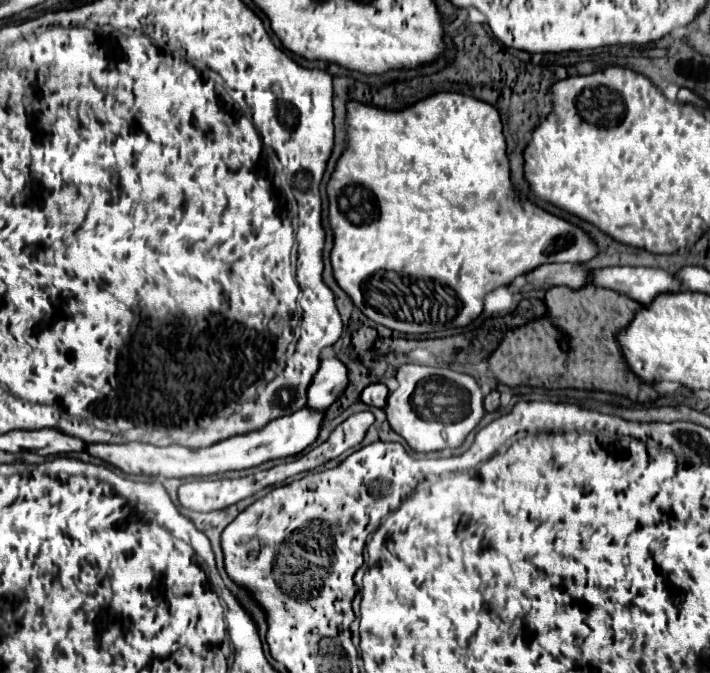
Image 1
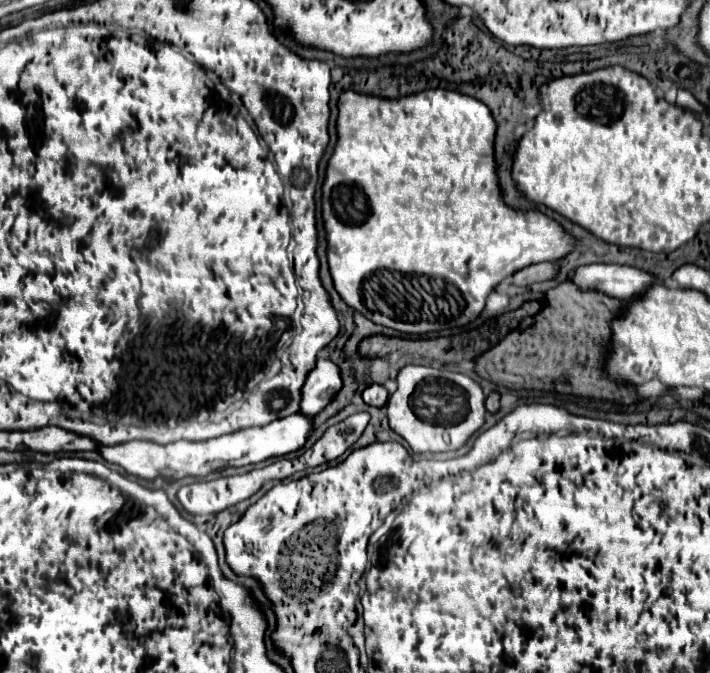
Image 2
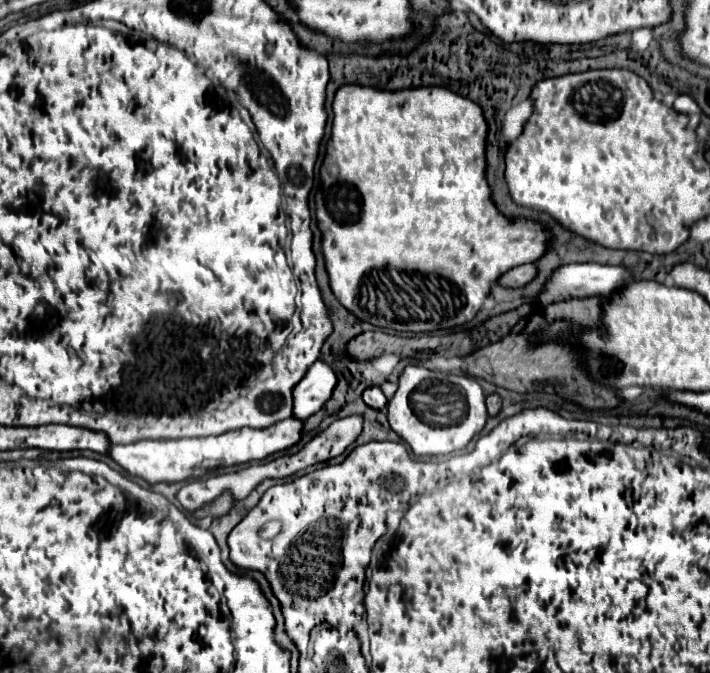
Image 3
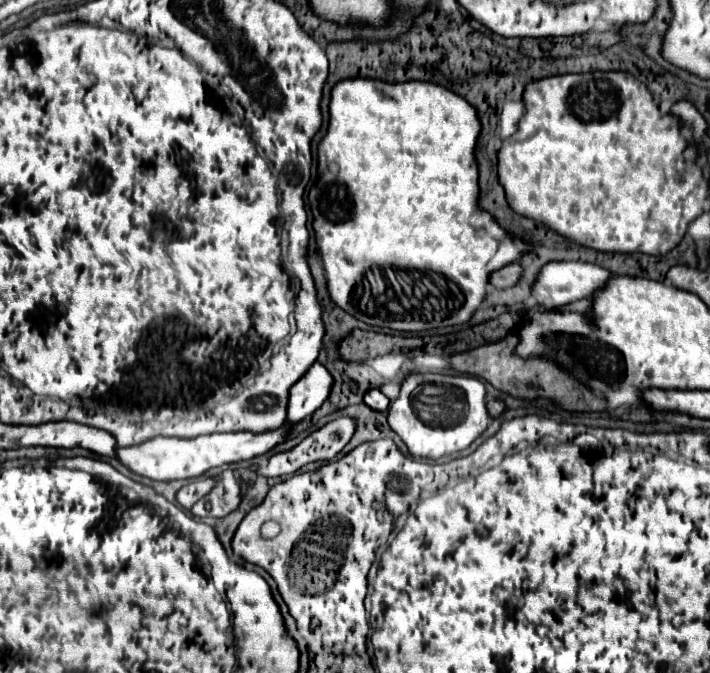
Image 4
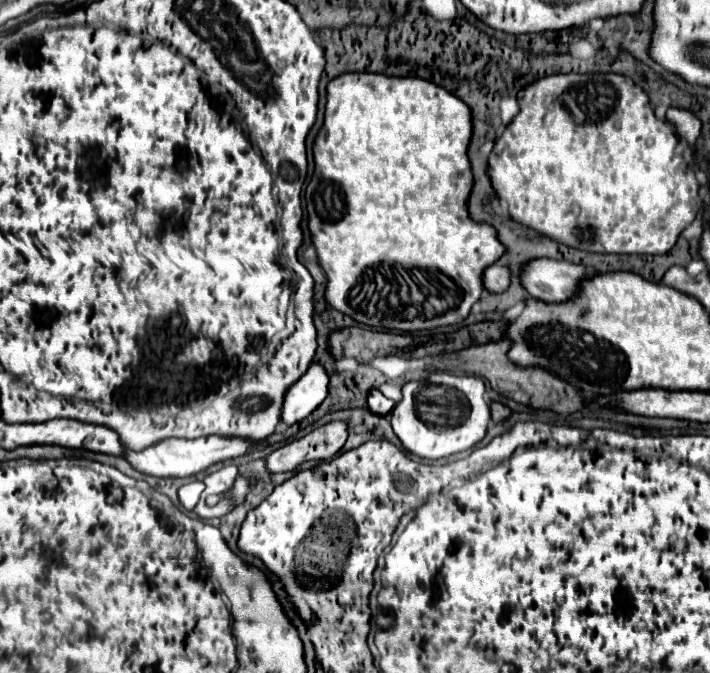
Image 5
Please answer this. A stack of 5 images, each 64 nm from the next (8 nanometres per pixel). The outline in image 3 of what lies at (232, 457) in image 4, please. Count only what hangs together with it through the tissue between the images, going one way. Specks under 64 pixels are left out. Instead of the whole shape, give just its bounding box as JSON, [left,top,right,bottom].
[108,418,304,484]

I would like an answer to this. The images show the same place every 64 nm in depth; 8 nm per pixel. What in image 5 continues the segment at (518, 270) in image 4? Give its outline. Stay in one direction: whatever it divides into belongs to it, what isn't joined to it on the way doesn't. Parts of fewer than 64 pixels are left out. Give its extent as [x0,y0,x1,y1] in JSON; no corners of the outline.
[484,264,510,292]

